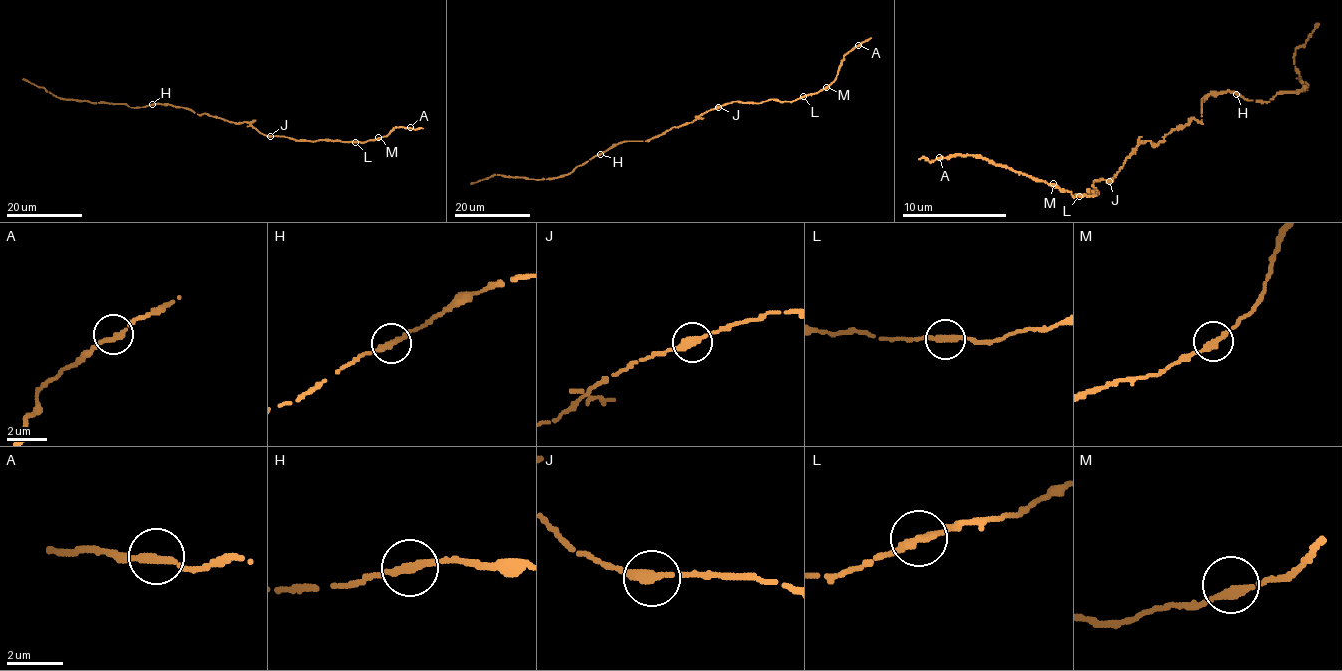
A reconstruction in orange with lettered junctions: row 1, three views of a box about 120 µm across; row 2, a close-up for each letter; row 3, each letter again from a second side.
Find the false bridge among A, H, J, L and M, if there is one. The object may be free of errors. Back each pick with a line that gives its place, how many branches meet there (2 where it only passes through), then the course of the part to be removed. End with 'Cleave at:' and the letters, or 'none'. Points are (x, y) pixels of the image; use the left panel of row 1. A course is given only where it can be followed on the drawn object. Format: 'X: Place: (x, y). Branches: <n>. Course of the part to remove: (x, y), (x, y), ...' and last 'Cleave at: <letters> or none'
Cleave at: none

